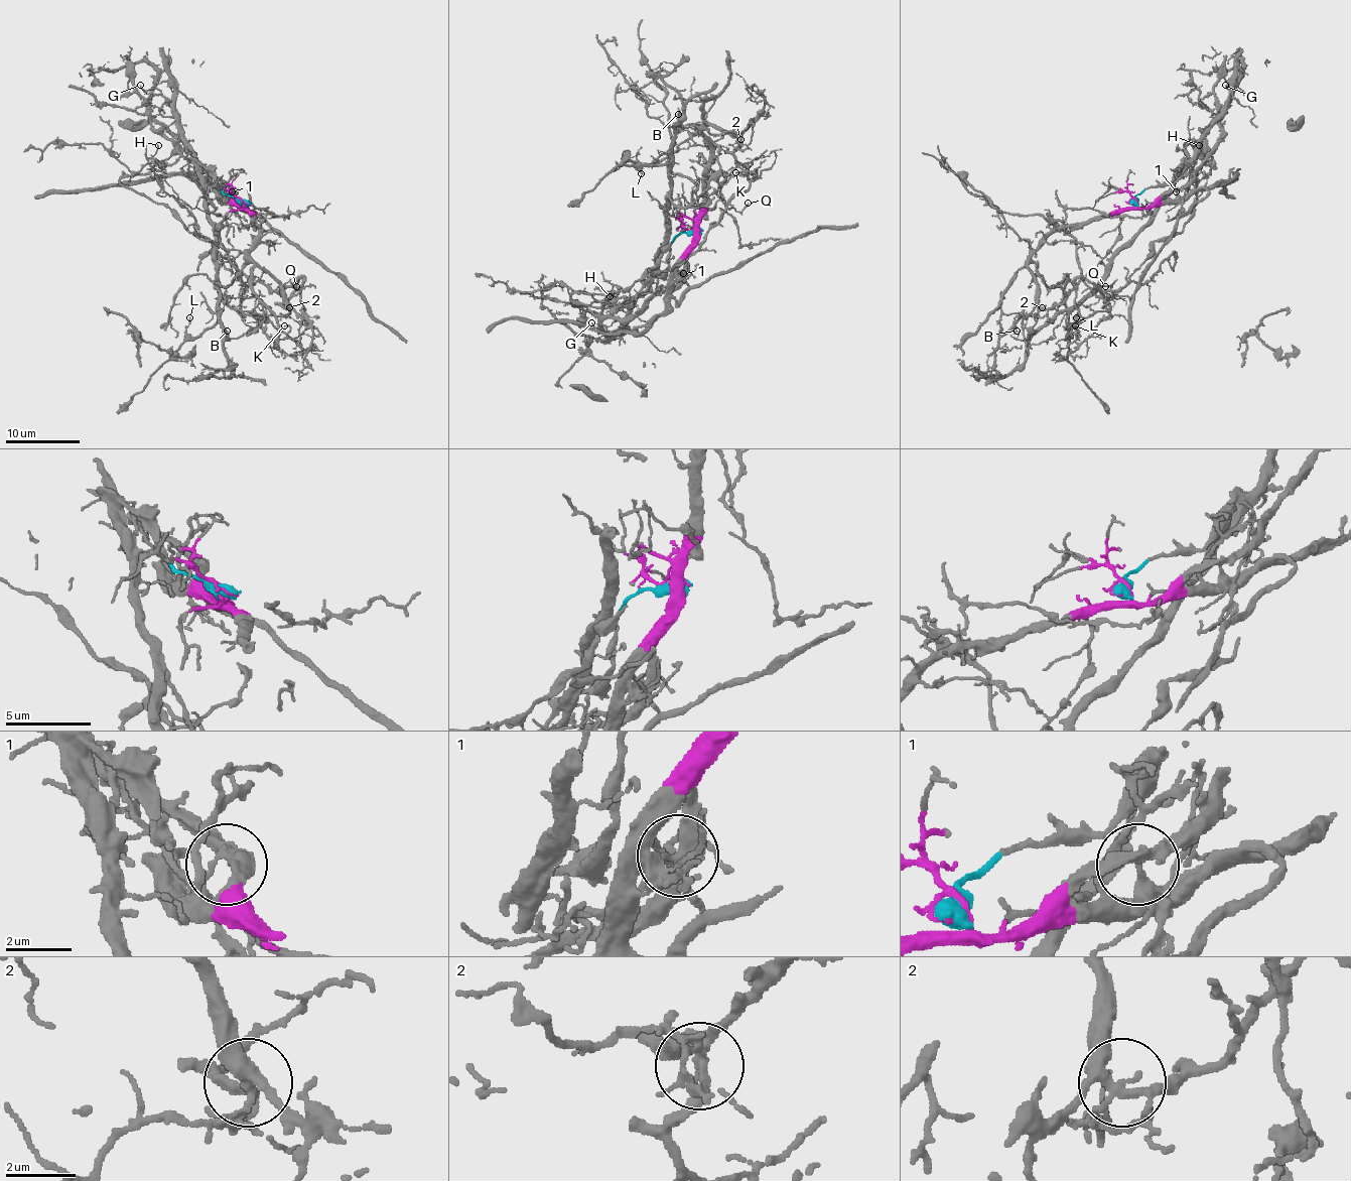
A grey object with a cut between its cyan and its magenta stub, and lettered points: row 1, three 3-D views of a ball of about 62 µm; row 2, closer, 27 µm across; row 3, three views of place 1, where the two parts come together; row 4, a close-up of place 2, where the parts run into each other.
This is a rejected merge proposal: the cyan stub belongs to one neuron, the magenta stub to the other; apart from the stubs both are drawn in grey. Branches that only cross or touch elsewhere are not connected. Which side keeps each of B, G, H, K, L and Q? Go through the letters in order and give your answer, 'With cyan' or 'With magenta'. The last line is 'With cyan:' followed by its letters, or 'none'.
B: With cyan
G: With magenta
H: With cyan
K: With cyan
L: With cyan
Q: With magenta
With cyan: B, H, K, L

